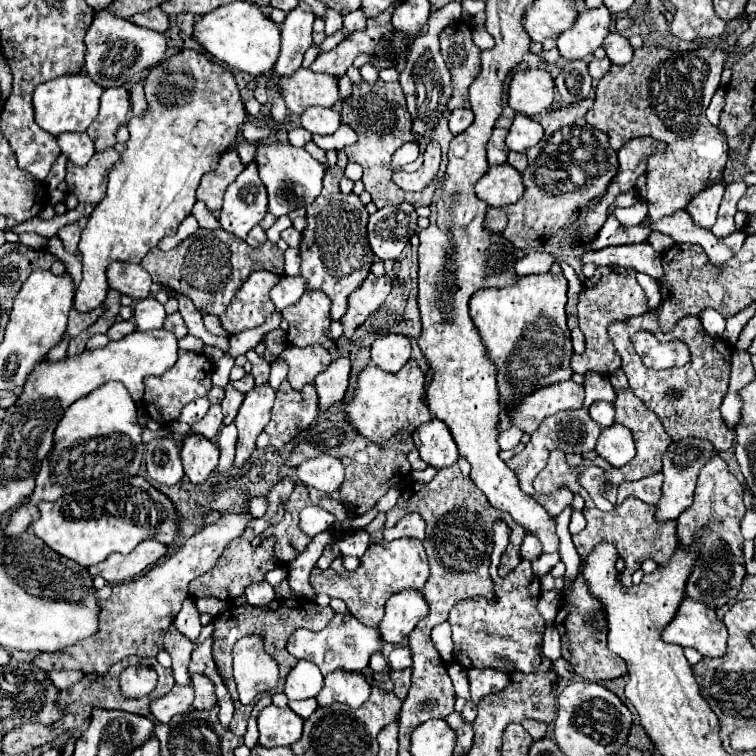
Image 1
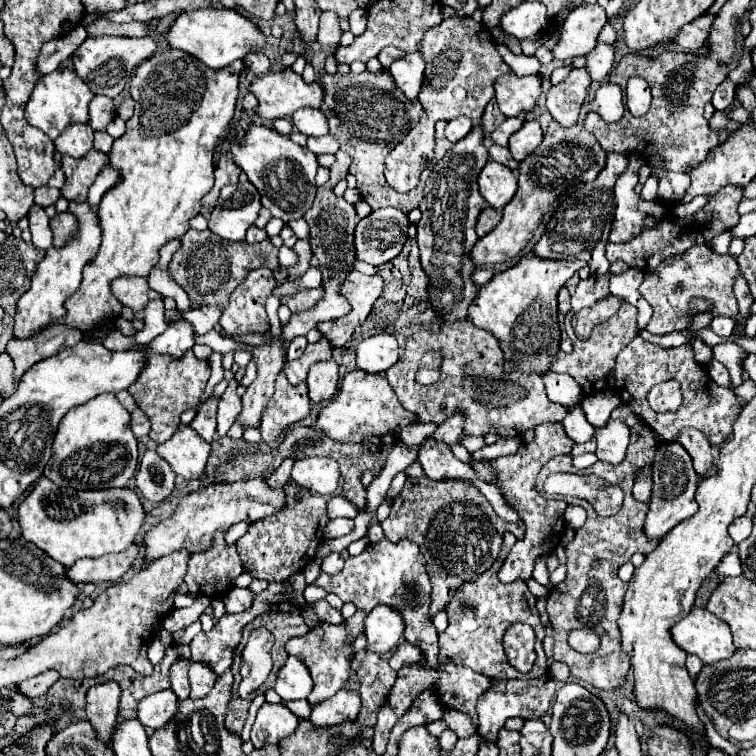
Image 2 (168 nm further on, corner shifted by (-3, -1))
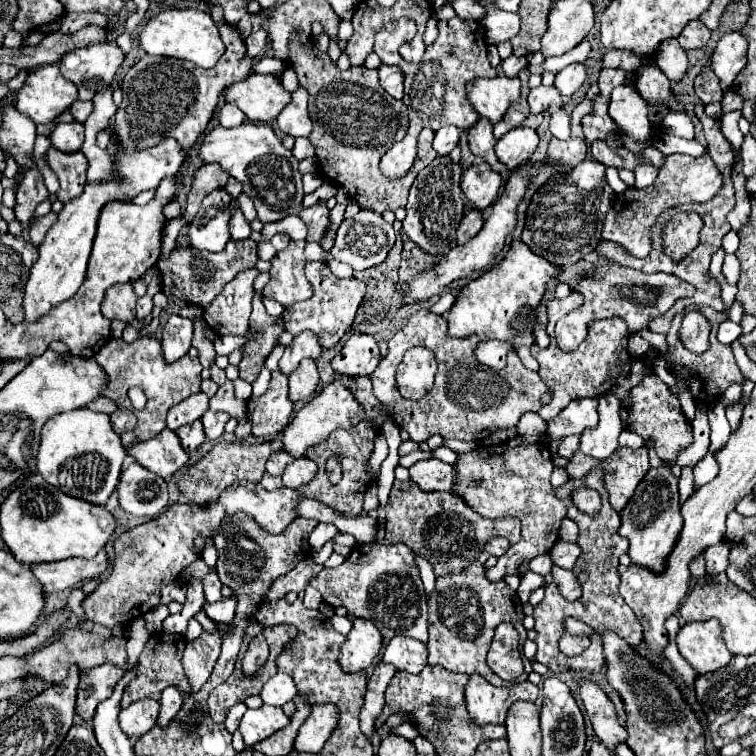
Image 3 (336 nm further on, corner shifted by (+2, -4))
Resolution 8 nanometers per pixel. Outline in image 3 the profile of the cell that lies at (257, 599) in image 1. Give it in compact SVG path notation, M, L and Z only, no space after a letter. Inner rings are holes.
M224 598L218 602L204 602L202 610L206 612L206 616L214 622L214 620L226 620L226 624L234 618L234 598Z

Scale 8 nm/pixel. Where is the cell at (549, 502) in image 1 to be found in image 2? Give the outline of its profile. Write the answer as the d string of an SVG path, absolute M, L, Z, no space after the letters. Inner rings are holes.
M541 423L541 425L535 427L535 439L531 443L523 443L515 455L499 457L499 459L491 461L491 465L499 473L501 493L519 511L519 517L523 517L523 523L527 527L525 539L517 541L513 545L511 553L507 555L507 559L505 559L501 571L499 571L499 579L503 583L511 583L515 579L529 581L531 575L533 575L535 559L541 557L541 555L547 555L549 551L555 549L555 545L561 543L563 529L565 529L563 513L567 509L567 503L561 501L561 499L545 499L545 497L541 497L535 491L535 477L539 475L541 467L549 459L553 459L555 455L561 455L561 453L571 453L573 447L575 447L575 441L571 441L567 437L567 433L565 433L561 423Z

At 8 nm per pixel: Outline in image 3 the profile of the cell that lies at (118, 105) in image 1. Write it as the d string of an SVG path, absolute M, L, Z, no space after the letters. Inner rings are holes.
M76 100L76 102L70 106L70 114L72 114L74 120L78 120L78 122L84 122L90 112L92 112L92 102L80 102L80 100Z

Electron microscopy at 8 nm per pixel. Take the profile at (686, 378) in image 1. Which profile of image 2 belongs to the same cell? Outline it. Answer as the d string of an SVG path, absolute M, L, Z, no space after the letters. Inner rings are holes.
M635 337L617 357L615 387L617 387L617 393L621 393L619 397L623 399L623 403L631 405L633 411L665 441L675 441L685 427L695 427L701 433L705 433L705 437L709 439L713 447L721 447L731 435L733 421L741 413L735 395L729 389L723 389L713 383L713 379L707 373L707 367L695 361L693 347L689 343L681 347L673 347L673 349L663 349L655 343L645 341L643 337ZM669 379L677 379L681 383L683 405L679 407L677 413L655 413L649 407L647 393L651 391L653 385L665 383Z

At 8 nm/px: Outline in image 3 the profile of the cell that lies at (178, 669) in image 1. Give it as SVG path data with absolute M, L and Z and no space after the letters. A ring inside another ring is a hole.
M166 688L166 690L162 692L162 698L160 698L160 714L158 714L156 726L166 728L166 726L174 720L174 716L178 714L180 706L182 706L182 696L180 696L180 692L174 690L174 688Z

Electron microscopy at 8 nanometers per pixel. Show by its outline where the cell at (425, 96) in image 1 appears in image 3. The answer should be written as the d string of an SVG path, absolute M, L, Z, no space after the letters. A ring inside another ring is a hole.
M382 64L380 70L378 70L378 76L380 76L382 88L384 88L392 98L402 98L404 86L402 86L402 70L400 70L400 68Z

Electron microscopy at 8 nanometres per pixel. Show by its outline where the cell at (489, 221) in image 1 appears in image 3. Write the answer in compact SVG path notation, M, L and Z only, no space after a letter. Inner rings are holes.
M470 210L470 212L462 218L462 222L460 222L460 226L458 226L456 242L458 242L458 244L464 244L464 242L468 242L470 238L474 238L474 236L480 232L482 224L484 224L482 214L480 214L478 210Z

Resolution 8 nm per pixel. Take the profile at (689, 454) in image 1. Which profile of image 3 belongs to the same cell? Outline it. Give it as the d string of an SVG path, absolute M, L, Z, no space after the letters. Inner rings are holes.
M650 468L648 474L644 476L644 480L638 484L630 502L626 504L626 508L620 510L620 520L622 522L620 522L618 534L630 542L628 556L632 560L632 564L646 568L650 572L658 572L658 574L664 572L668 554L672 552L672 548L680 536L680 530L682 530L682 516L680 516L680 502L678 502L678 480L672 474L672 470L670 468Z

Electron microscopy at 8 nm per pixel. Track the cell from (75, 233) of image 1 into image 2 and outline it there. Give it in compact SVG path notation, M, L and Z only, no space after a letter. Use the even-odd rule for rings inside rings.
M69 211L67 213L57 213L53 219L51 219L51 231L53 231L53 241L55 241L55 247L63 247L67 245L67 241L73 239L73 235L77 233L77 217L71 215Z

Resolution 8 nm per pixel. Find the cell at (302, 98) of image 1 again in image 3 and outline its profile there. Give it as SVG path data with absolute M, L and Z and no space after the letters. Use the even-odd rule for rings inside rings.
M250 74L246 80L226 86L222 96L226 102L236 104L252 122L272 122L274 116L278 116L278 112L290 102L290 94L282 88L278 80L274 80L272 74Z

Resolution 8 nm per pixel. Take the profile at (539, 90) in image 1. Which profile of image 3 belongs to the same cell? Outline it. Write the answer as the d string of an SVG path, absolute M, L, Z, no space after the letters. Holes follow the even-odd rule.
M476 78L466 84L466 96L472 108L488 118L492 124L502 120L508 106L520 96L520 80L518 78Z

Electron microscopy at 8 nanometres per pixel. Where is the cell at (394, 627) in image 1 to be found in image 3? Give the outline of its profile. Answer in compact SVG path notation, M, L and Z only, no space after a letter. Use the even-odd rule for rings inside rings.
M356 618L352 622L352 630L346 636L346 642L340 648L338 664L348 674L366 670L378 656L380 646L382 646L382 636L378 628L374 628L370 620Z

